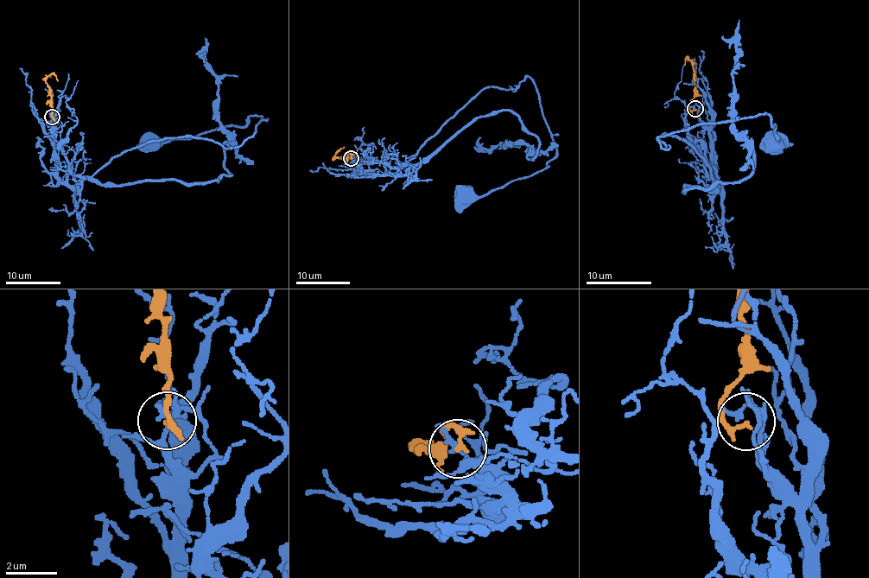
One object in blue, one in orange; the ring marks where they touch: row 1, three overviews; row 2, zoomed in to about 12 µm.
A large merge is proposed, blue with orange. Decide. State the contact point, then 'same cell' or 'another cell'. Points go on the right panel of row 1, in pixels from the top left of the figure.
at (695, 109); another cell

